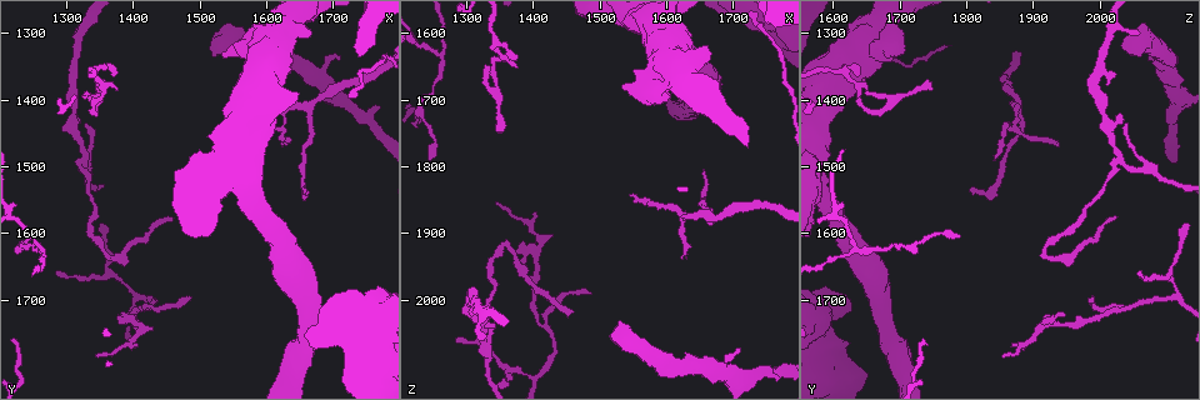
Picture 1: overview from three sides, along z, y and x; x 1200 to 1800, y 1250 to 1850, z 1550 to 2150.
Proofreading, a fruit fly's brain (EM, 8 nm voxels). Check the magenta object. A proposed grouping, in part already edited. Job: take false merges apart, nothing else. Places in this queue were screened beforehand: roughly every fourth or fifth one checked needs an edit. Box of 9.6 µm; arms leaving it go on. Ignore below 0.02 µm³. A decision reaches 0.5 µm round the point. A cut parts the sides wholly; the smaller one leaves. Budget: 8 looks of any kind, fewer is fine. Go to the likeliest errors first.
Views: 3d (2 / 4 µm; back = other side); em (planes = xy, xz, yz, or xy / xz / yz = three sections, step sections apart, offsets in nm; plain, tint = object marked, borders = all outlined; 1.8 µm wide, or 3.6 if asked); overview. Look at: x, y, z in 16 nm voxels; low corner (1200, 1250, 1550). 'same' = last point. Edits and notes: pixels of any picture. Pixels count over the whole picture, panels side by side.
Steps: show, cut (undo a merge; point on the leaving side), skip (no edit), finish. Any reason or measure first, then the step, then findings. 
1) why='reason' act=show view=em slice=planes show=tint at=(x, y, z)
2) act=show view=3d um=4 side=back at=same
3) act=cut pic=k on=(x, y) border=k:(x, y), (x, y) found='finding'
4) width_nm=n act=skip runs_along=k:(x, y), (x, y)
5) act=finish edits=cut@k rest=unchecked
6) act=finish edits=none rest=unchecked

why='a fork' act=show view=em slice=yz step=16 show=tint at=(1350, 1350, 1620)

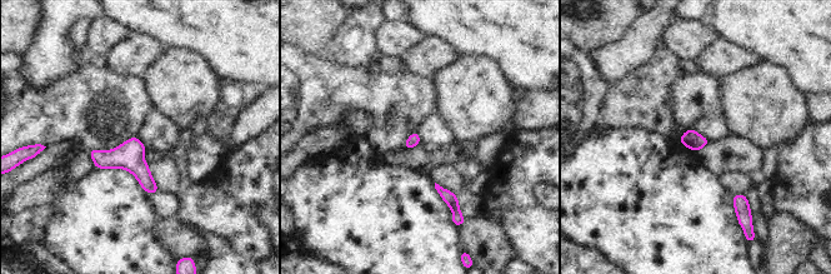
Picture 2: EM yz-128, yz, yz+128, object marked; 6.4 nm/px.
why='cut it another way' act=show view=em slice=planes show=borders at=same

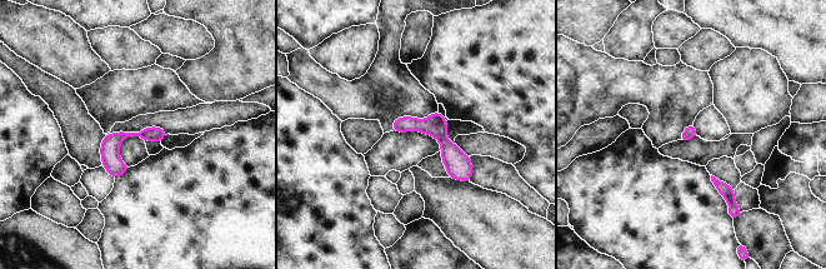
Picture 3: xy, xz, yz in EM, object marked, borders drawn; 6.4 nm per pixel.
width_nm=80 act=skip runs_along=3:(396, 123), (429, 125), (467, 178) found='one neuron here'

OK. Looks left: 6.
why='branch point' act=show view=3d um=4 at=(1325, 1490, 2030)

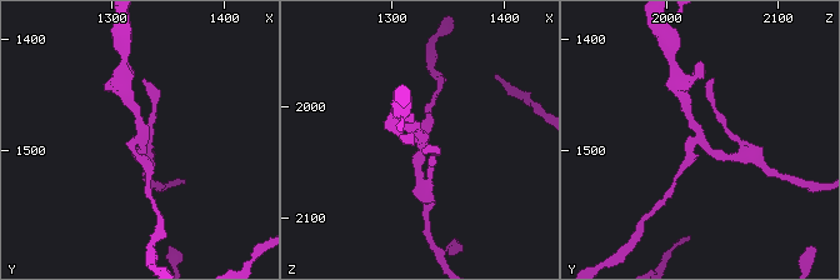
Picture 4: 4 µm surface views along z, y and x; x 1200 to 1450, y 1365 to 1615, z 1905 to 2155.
arms=3 act=show view=em slice=planes show=plain at=(1328, 1490, 2032)

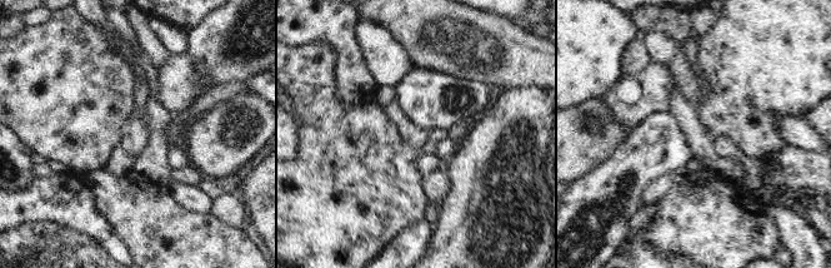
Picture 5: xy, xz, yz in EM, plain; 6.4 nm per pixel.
why='with the object marked' act=show view=em slice=planes show=tint at=same

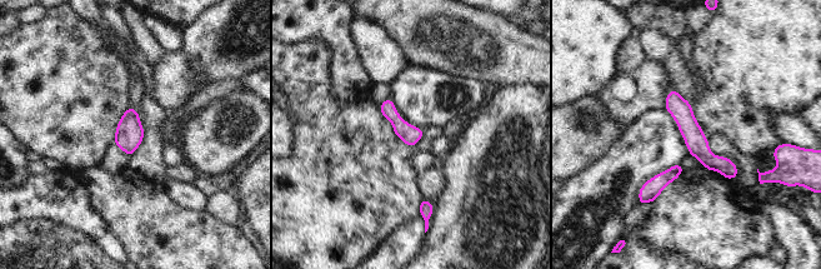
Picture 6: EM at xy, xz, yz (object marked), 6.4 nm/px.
width_nm=120 act=skip runs_along=6:(672, 93), (697, 145), (732, 175) found='one neuron here'

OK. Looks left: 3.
why='side arm on a straight run' act=show view=em slice=planes show=tint at=(1665, 1410, 1875)

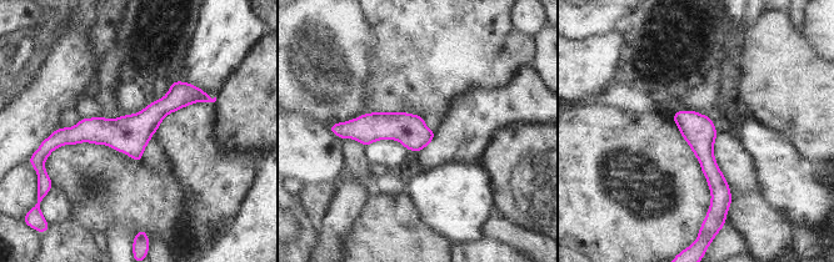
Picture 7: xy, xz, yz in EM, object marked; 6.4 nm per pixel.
act=skip found='continuous, no second neuron'

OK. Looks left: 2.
act=finish edits=none rest=unchecked

